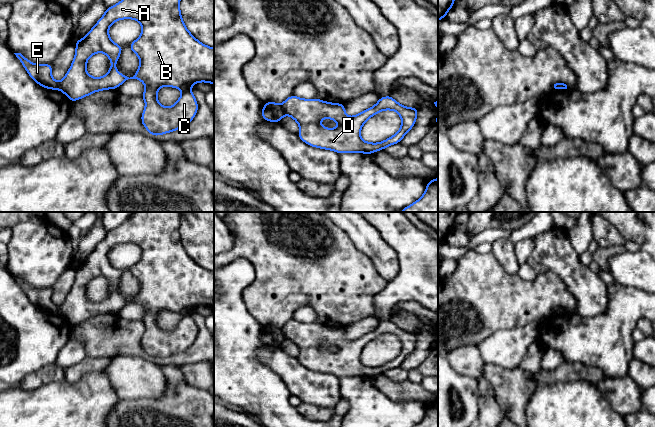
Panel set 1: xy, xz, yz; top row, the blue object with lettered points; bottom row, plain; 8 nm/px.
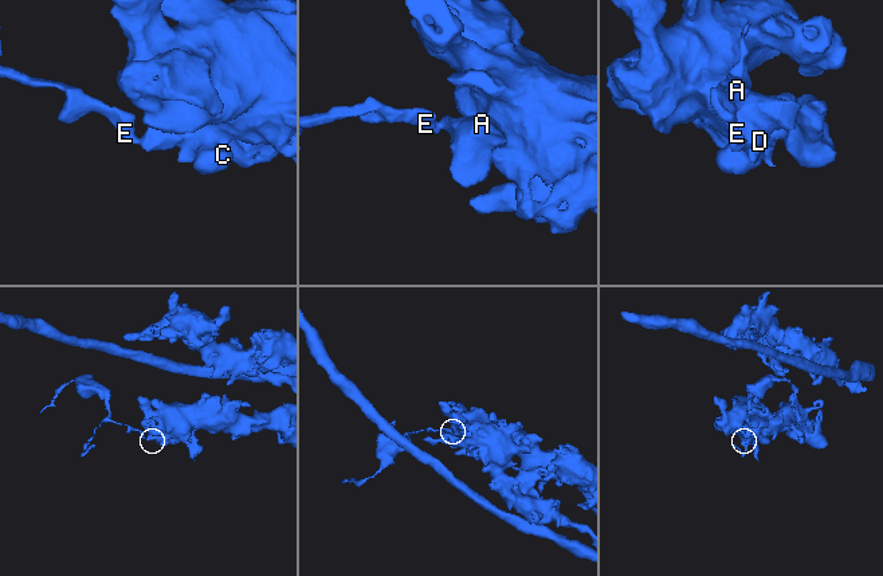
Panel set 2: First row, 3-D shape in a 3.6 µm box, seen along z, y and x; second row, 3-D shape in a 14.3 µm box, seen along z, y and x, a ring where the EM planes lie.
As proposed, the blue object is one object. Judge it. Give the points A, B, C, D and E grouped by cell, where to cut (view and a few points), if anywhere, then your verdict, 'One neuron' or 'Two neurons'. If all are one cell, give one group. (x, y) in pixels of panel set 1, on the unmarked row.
Groups: A B C D / E. Split along xz (281, 329), (285, 337). Two neurons

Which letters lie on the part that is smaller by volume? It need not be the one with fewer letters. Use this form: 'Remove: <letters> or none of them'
Remove: E

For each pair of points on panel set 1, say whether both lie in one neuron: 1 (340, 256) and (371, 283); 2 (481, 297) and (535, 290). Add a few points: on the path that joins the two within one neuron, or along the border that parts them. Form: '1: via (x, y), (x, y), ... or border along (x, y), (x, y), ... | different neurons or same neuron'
1: via (348, 264), (358, 274), (363, 275) | same neuron
2: via (494, 297), (522, 297) | same neuron

